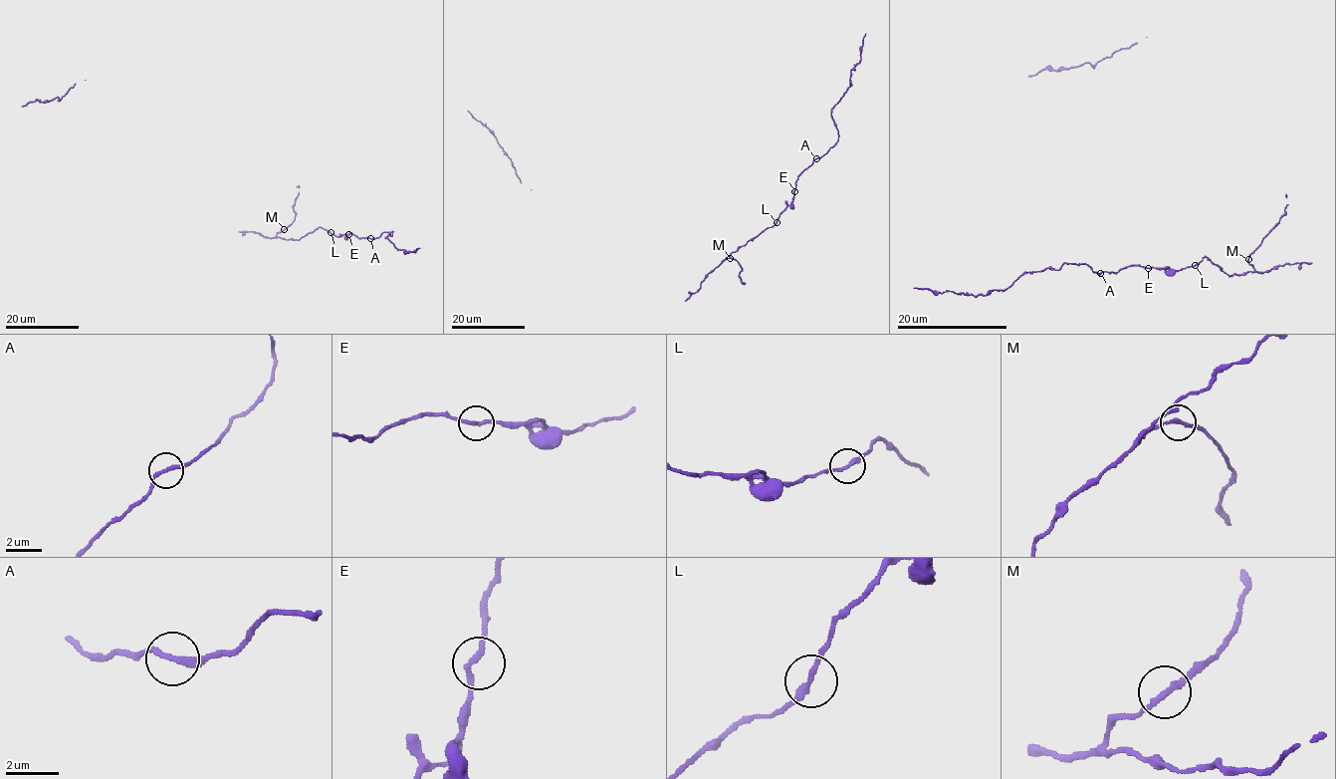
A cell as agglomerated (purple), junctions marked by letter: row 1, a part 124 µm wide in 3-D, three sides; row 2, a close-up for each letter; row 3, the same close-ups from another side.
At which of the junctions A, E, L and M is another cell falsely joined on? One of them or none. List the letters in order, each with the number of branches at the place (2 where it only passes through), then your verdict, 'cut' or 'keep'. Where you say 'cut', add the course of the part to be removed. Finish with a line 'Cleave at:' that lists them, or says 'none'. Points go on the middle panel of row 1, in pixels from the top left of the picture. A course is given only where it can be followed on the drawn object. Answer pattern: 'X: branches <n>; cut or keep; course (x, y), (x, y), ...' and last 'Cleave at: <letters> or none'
A: branches 2; keep
E: branches 2; keep
L: branches 2; keep
M: branches 2; keep
Cleave at: none

